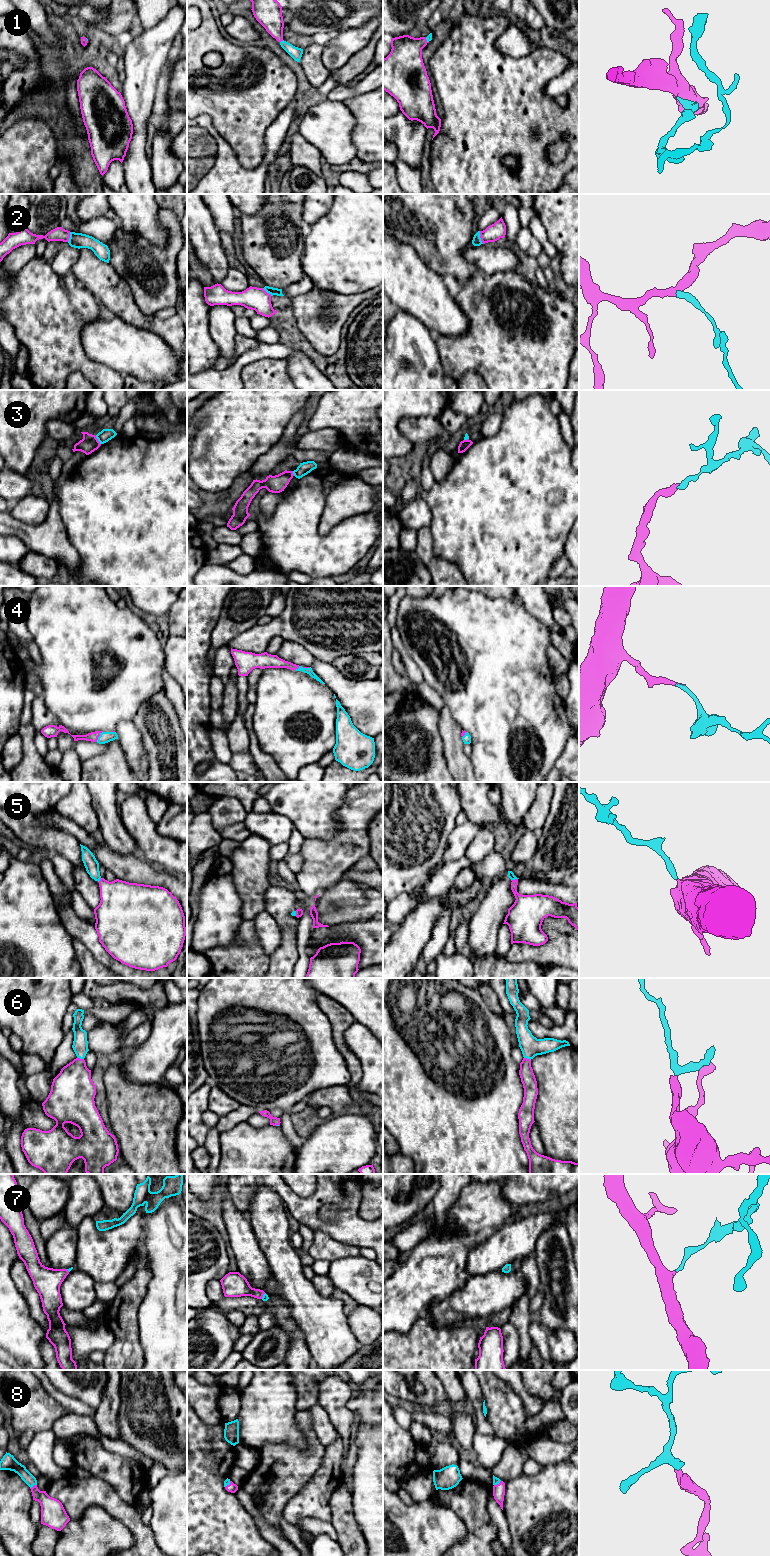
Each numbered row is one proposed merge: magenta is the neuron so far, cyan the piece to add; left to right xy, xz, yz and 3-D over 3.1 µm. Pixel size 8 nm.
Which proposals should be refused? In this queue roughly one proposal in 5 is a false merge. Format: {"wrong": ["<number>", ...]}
{"wrong": ["3"]}

